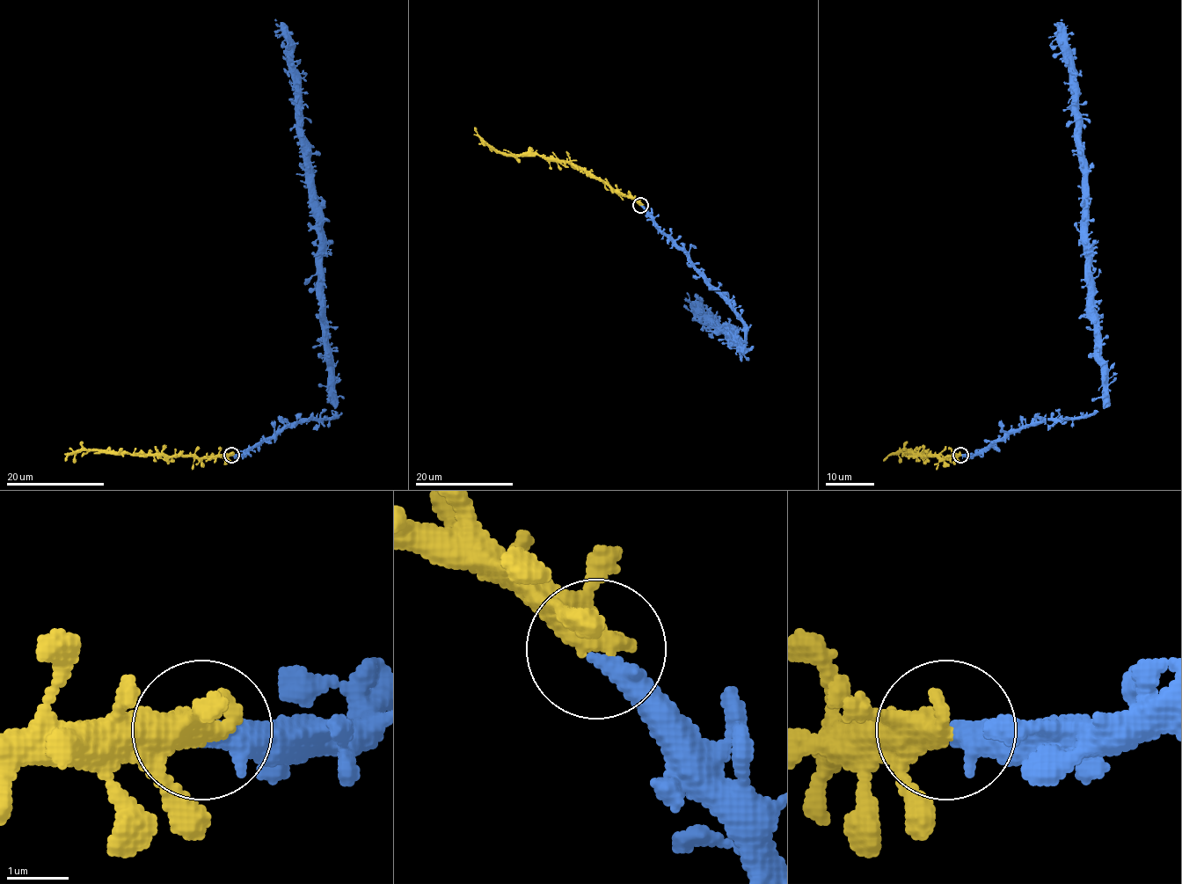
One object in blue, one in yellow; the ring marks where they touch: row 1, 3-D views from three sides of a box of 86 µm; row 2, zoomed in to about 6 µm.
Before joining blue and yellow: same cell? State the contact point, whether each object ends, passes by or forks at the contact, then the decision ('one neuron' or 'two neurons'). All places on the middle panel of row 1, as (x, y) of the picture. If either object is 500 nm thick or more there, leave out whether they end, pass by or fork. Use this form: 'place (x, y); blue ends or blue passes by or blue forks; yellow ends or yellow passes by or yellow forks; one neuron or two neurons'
place (640, 205); blue ends; yellow passes by; one neuron

